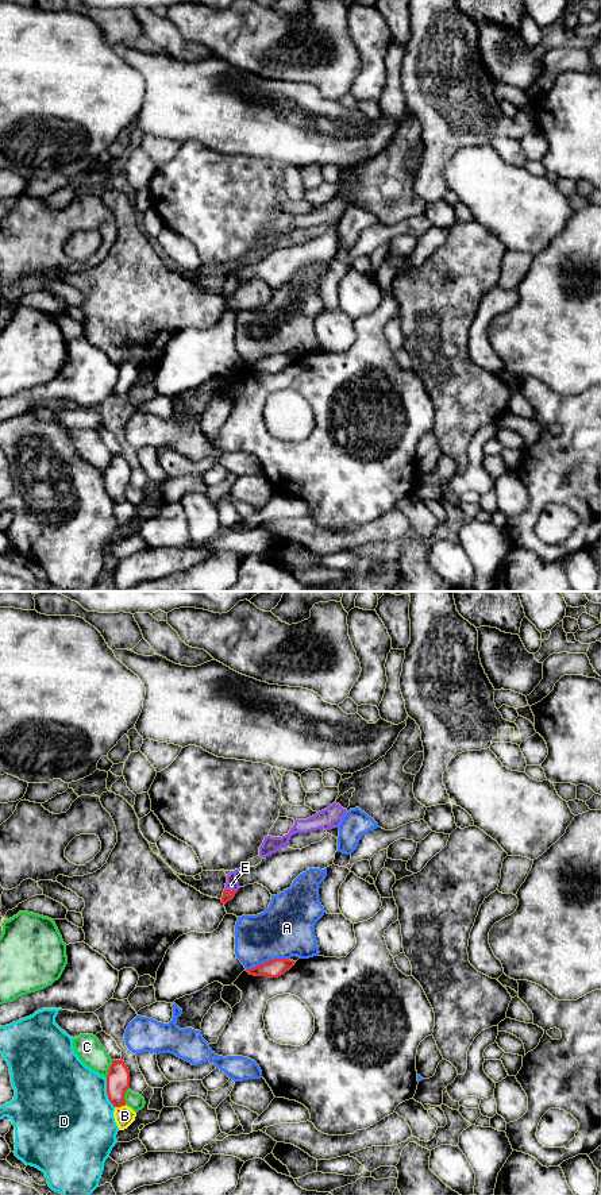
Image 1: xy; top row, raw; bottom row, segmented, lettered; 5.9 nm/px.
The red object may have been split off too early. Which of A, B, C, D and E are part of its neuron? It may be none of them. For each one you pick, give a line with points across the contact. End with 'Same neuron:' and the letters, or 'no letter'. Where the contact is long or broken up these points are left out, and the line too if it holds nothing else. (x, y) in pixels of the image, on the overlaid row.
E: runs through xy (227, 895), (231, 891), (231, 885)
Same neuron: E

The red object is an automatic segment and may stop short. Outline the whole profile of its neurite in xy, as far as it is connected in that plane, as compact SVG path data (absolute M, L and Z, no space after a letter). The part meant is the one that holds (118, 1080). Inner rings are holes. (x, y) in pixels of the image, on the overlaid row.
M112 1060L107 1075L107 1095L113 1107L126 1106L124 1094L130 1088L130 1071L124 1061Z

